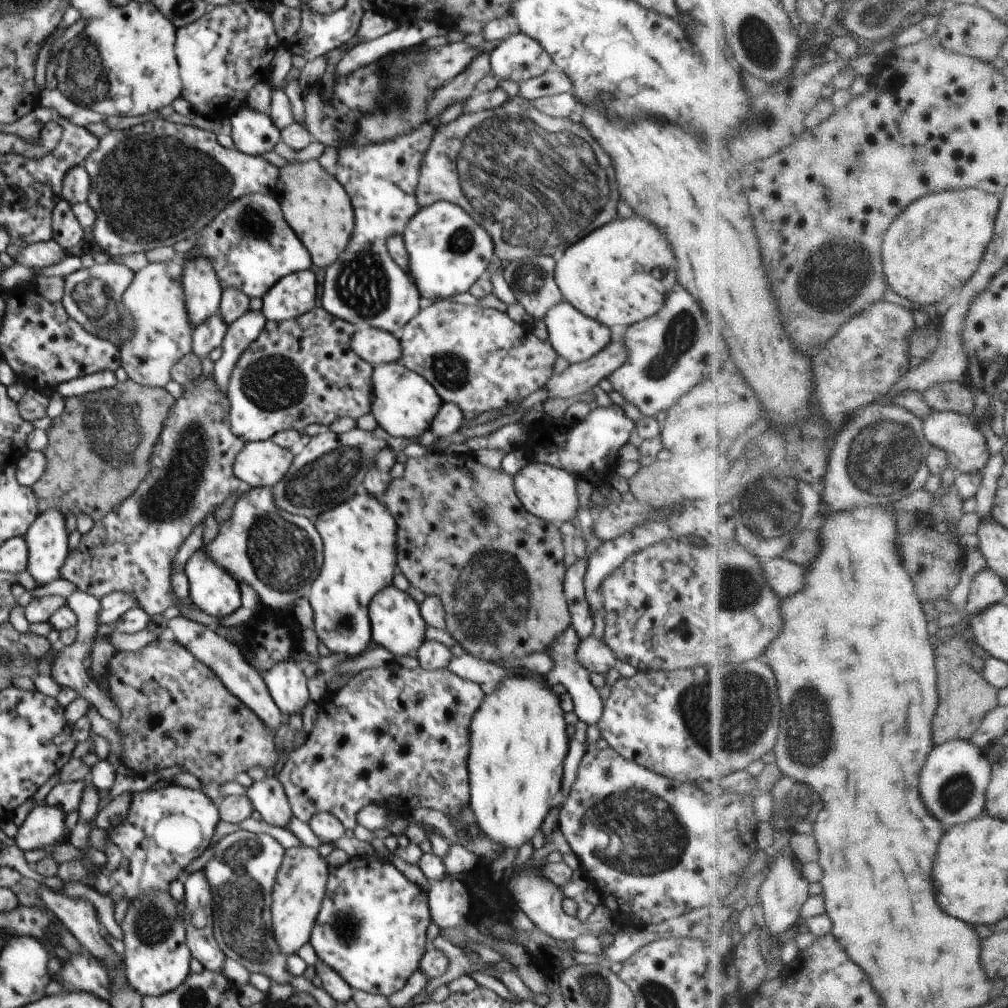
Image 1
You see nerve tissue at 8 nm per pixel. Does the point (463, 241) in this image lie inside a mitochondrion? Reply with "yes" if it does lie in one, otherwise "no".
yes

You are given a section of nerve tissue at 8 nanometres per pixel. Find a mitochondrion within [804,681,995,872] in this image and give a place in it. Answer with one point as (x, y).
(957, 790)

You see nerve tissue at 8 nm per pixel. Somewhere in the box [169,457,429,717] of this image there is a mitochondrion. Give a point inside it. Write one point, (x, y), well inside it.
(281, 552)

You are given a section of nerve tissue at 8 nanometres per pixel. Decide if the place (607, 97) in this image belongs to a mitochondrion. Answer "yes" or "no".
yes

